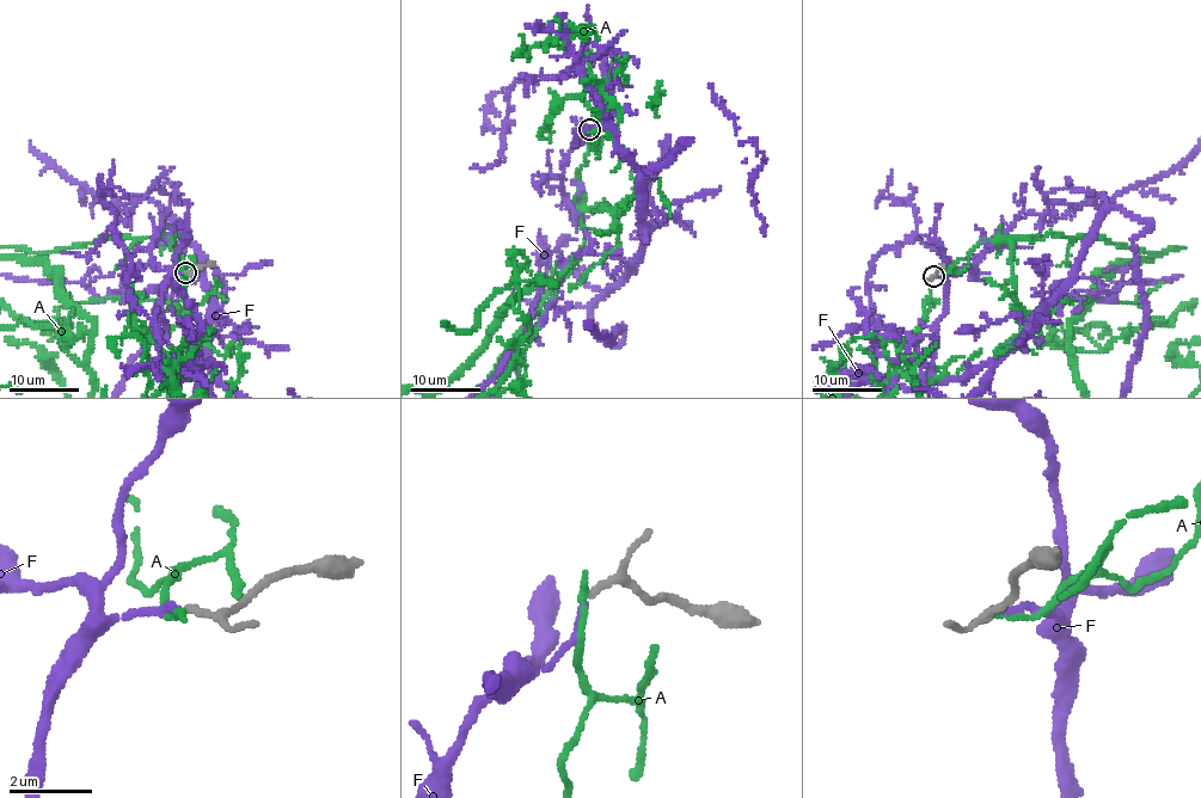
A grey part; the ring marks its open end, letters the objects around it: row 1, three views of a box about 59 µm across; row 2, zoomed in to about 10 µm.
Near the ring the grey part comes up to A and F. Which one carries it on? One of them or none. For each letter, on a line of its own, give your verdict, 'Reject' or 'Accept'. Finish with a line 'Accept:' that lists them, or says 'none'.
A: Reject
F: Accept
Accept: F

